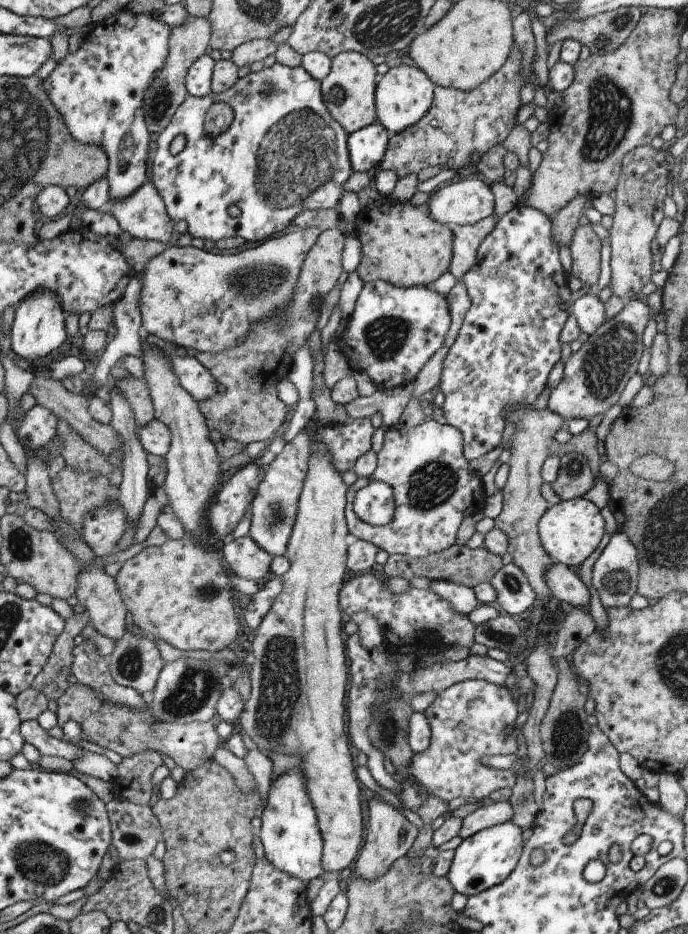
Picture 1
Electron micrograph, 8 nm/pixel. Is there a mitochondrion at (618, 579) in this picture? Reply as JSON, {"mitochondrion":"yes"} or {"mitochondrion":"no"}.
{"mitochondrion":"yes"}

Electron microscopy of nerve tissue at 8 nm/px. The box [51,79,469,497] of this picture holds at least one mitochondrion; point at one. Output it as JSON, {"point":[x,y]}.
{"point":[298,162]}

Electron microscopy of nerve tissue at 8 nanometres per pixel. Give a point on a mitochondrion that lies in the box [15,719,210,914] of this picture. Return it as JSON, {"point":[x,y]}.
{"point":[44,864]}

